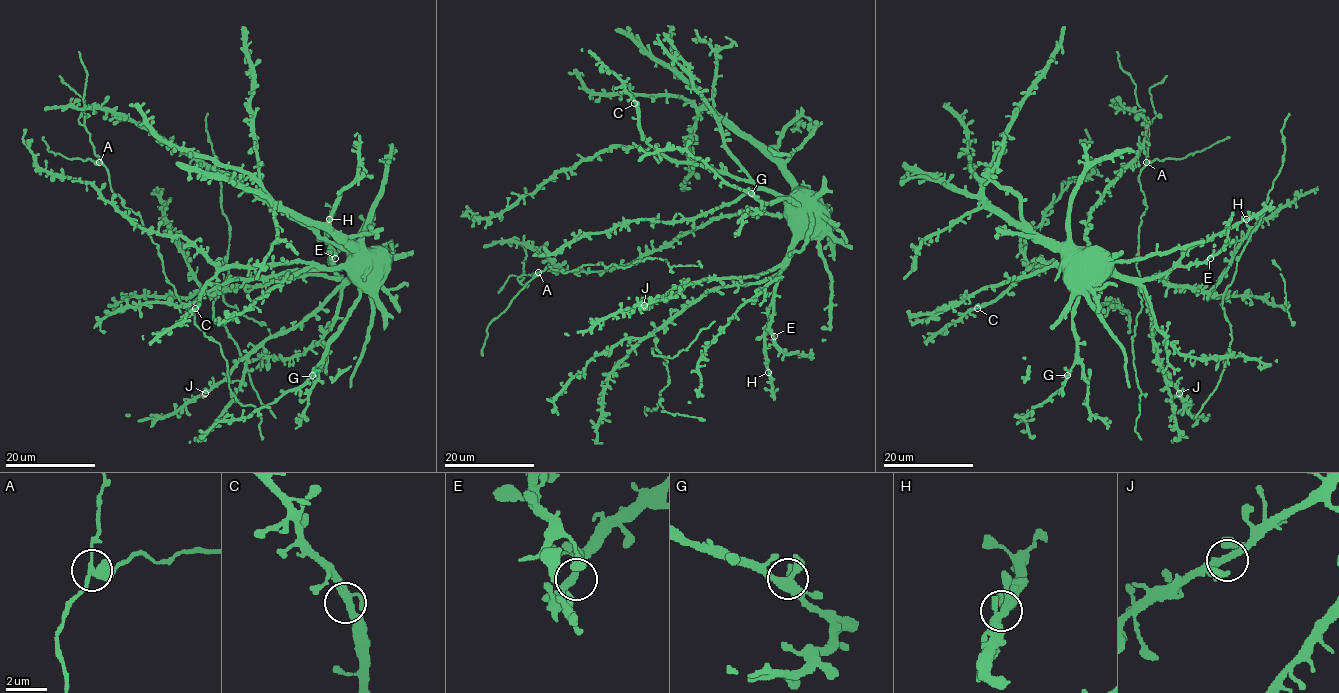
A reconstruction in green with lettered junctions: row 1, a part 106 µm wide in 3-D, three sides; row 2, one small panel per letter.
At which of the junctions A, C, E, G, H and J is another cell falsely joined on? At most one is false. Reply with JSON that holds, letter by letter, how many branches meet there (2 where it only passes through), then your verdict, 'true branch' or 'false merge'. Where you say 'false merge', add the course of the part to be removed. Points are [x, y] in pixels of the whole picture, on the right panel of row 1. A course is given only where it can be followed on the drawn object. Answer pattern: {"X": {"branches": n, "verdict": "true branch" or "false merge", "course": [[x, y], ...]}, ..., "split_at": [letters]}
{"A": {"branches": 3, "verdict": "false merge", "course": [[1146, 162], [1183, 159], [1230, 137]]}, "C": {"branches": 3, "verdict": "true branch"}, "E": {"branches": 3, "verdict": "true branch"}, "G": {"branches": 3, "verdict": "true branch"}, "H": {"branches": 3, "verdict": "true branch"}, "J": {"branches": 3, "verdict": "true branch"}, "split_at": ["A"]}

